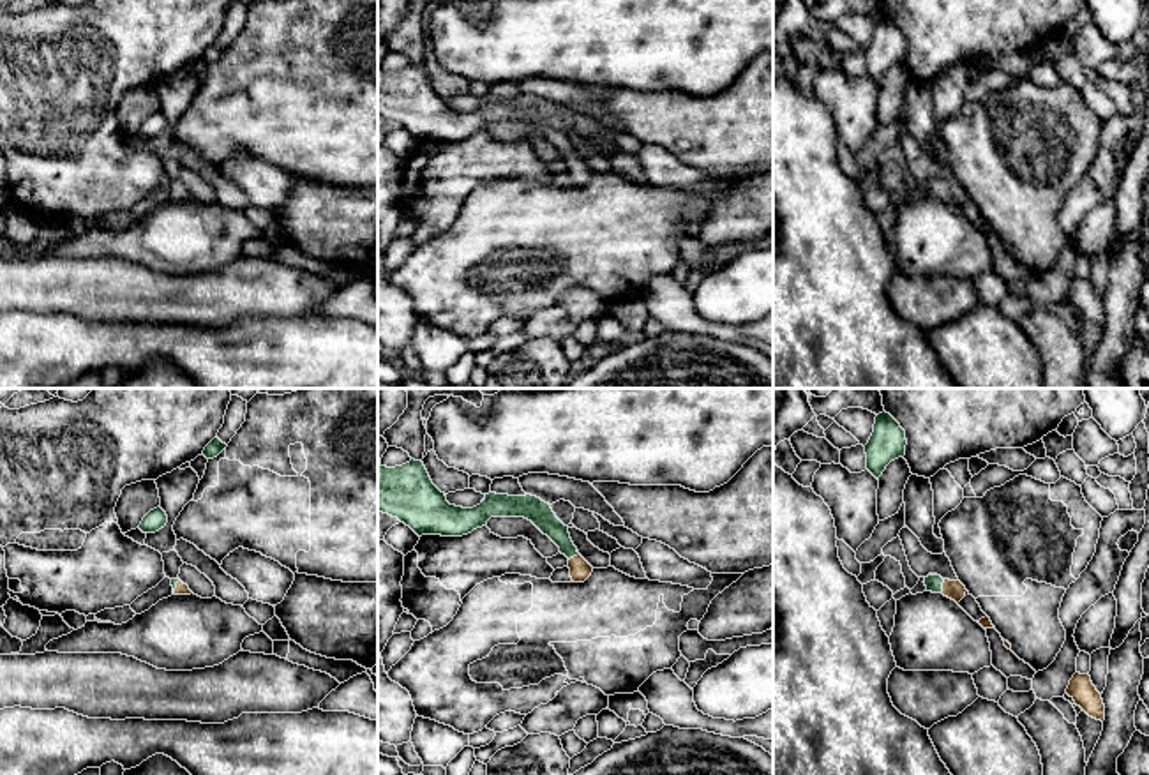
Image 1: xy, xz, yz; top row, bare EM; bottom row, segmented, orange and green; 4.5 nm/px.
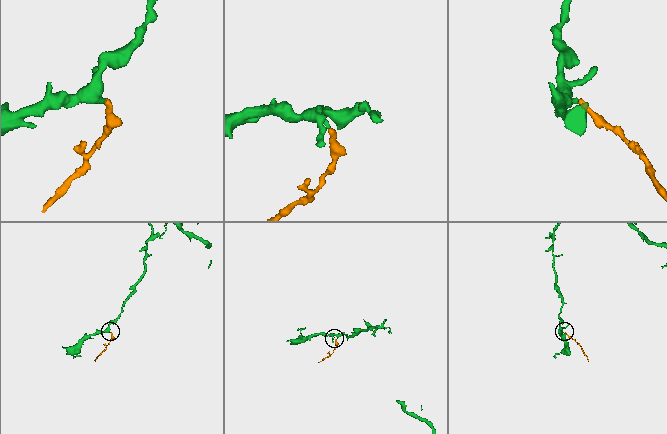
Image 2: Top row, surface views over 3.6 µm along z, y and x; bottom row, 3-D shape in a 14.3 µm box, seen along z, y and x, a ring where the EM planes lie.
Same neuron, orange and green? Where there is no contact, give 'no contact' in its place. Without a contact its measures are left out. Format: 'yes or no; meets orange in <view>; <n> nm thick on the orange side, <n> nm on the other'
yes; meets orange in yz; 90 nm thick on the orange side, 80 nm on the other

